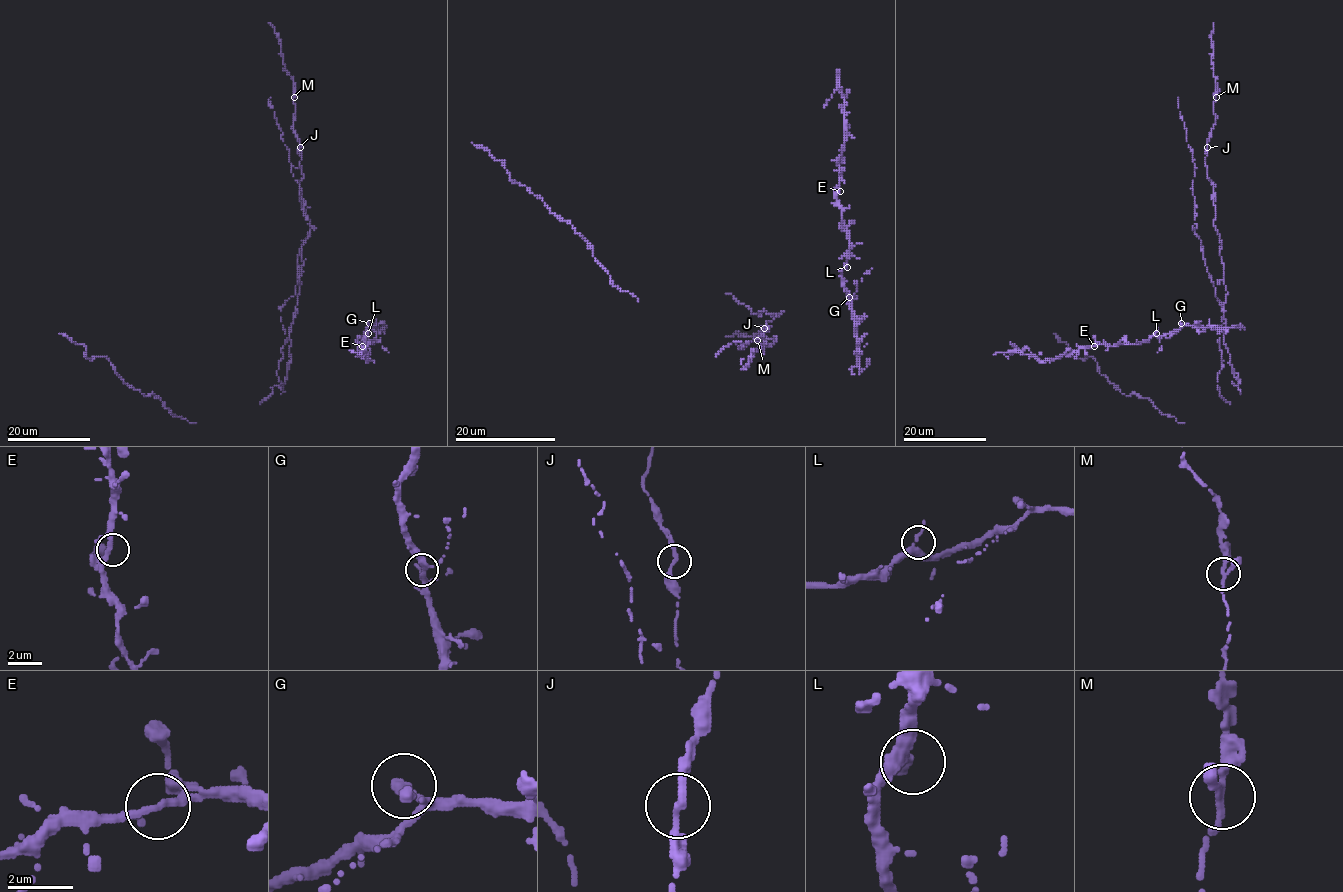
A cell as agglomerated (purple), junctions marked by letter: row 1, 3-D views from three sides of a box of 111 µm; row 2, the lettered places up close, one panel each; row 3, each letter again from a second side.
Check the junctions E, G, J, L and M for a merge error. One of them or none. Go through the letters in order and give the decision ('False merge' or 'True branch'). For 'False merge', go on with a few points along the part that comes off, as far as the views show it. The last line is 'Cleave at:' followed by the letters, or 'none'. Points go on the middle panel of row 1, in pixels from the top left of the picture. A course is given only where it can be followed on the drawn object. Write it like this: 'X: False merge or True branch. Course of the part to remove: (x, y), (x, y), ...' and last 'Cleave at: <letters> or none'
E: True branch
G: True branch
J: True branch
L: True branch
M: True branch
Cleave at: none

